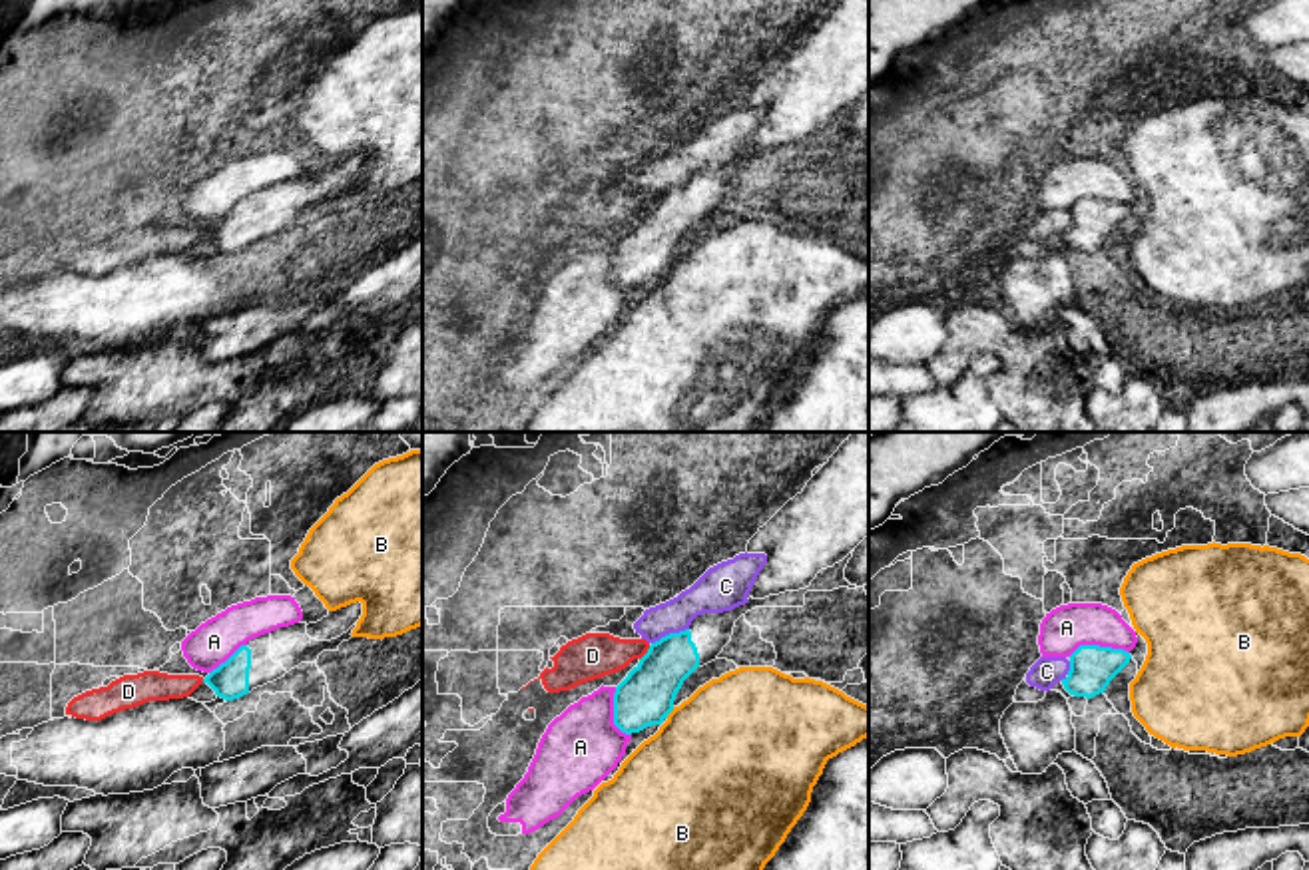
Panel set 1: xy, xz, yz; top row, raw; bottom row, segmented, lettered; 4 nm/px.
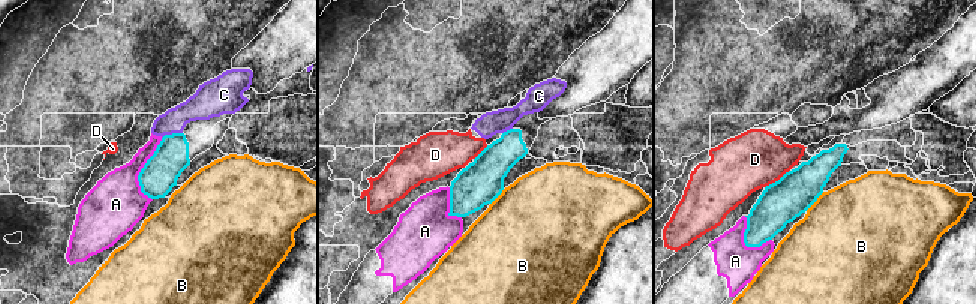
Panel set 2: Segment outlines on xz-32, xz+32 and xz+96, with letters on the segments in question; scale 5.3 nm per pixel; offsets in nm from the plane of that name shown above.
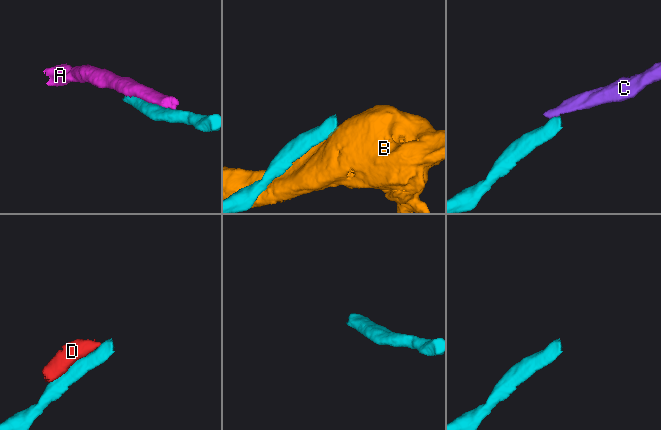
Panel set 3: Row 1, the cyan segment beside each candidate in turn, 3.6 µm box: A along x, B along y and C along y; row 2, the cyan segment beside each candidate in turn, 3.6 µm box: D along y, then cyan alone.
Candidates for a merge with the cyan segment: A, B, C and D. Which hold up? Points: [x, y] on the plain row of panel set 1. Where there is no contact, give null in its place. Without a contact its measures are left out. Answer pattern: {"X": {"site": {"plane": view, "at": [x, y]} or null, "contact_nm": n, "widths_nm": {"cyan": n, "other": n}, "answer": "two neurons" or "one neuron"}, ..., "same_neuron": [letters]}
{"A": {"site": {"plane": "yz", "at": [1098, 200]}, "contact_nm": 240, "widths_nm": {"cyan": 180, "other": 180}, "answer": "two neurons"}, "B": {"site": {"plane": "xz", "at": [670, 265]}, "contact_nm": 60, "widths_nm": {"cyan": 220, "other": 480}, "answer": "two neurons"}, "C": {"site": {"plane": "xz", "at": [670, 188]}, "contact_nm": 170, "widths_nm": {"cyan": 220, "other": 170}, "answer": "two neurons"}, "D": {"site": {"plane": "xz", "at": [646, 208]}, "contact_nm": 80, "widths_nm": {"cyan": 220, "other": 190}, "answer": "two neurons"}, "same_neuron": []}

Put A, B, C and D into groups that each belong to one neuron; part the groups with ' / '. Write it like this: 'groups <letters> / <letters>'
groups A / B / C D

